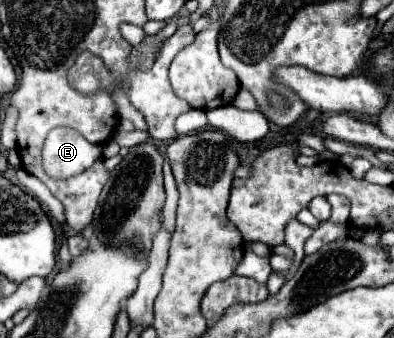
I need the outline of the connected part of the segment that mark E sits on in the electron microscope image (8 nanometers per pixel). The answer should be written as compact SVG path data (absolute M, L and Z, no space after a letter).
M58 127L49 132L42 150L42 166L50 178L66 180L82 174L96 160L117 155L120 146L109 140L106 146L96 146L74 129Z

